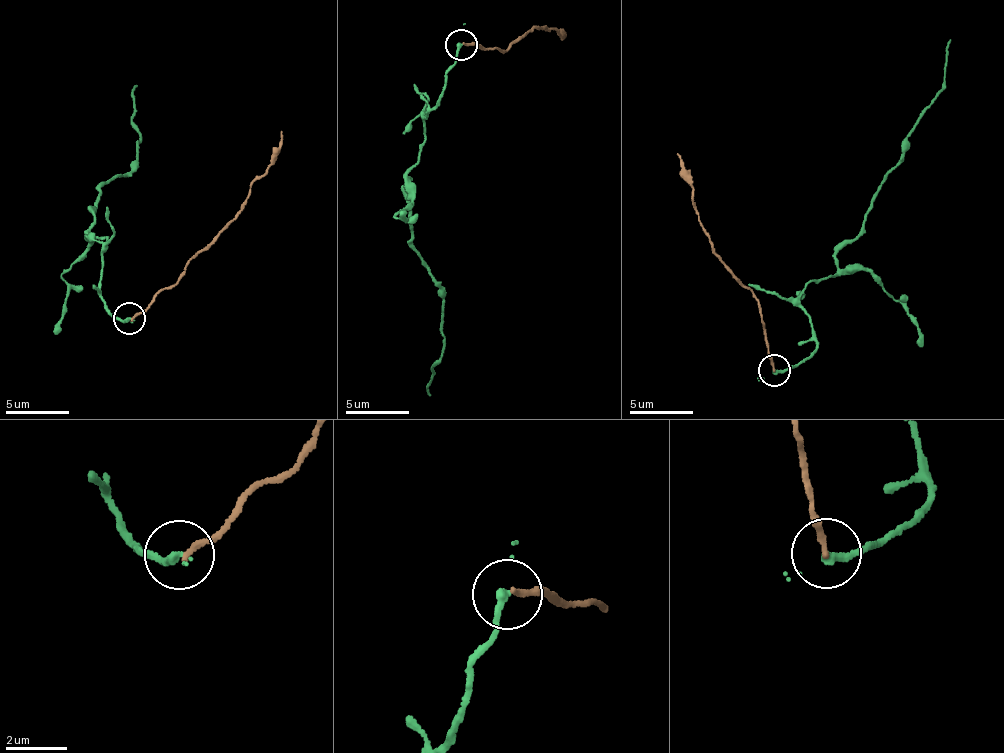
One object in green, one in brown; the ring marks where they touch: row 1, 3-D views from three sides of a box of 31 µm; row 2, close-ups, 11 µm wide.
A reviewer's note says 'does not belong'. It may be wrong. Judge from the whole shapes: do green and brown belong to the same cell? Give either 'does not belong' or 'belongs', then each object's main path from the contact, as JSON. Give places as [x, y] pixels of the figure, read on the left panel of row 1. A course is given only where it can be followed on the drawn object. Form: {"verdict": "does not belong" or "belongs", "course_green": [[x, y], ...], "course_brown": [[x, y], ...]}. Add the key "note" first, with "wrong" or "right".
{"note": "right", "verdict": "does not belong", "course_green": [[130, 319], [103, 306], [106, 242], [90, 234], [90, 225], [102, 182], [132, 169], [137, 159], [137, 84]], "course_brown": [[130, 319], [208, 246], [234, 216], [267, 171], [282, 132]]}

